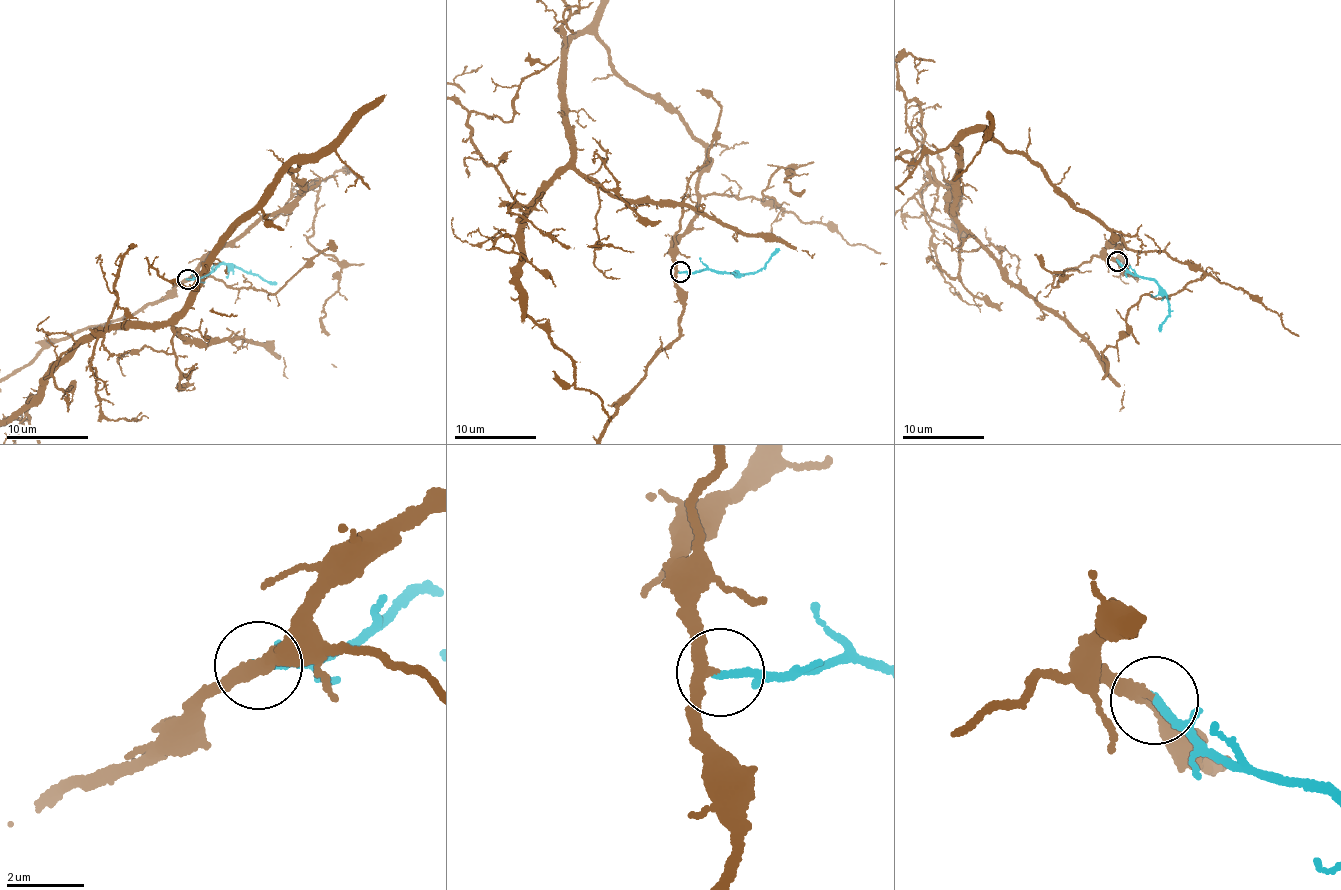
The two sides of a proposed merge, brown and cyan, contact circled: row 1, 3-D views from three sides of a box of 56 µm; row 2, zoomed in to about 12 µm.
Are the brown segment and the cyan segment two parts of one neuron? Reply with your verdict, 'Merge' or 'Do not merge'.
Merge

